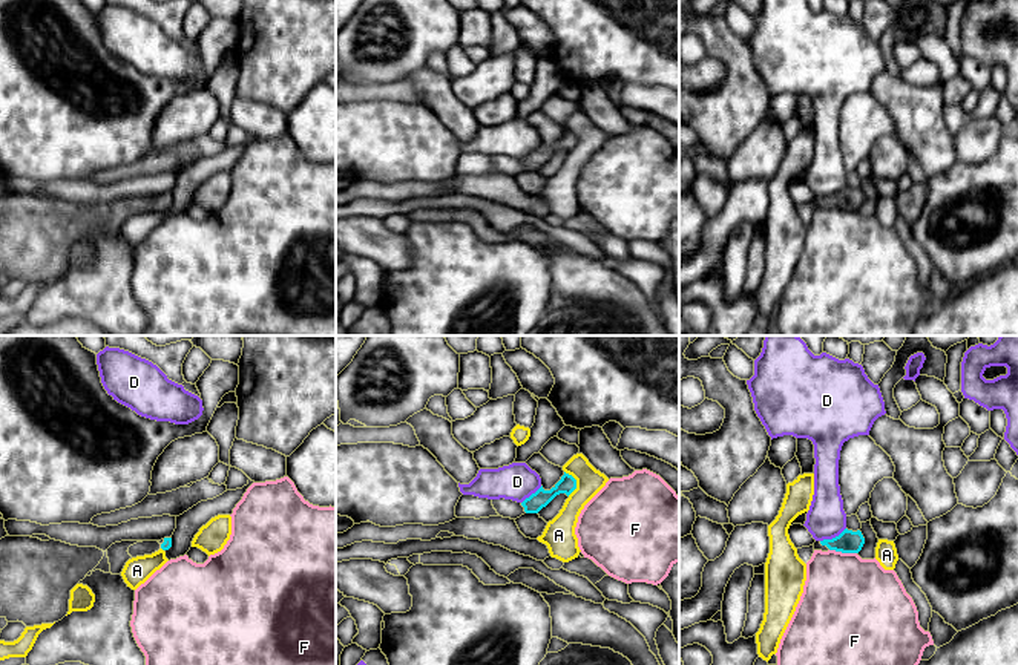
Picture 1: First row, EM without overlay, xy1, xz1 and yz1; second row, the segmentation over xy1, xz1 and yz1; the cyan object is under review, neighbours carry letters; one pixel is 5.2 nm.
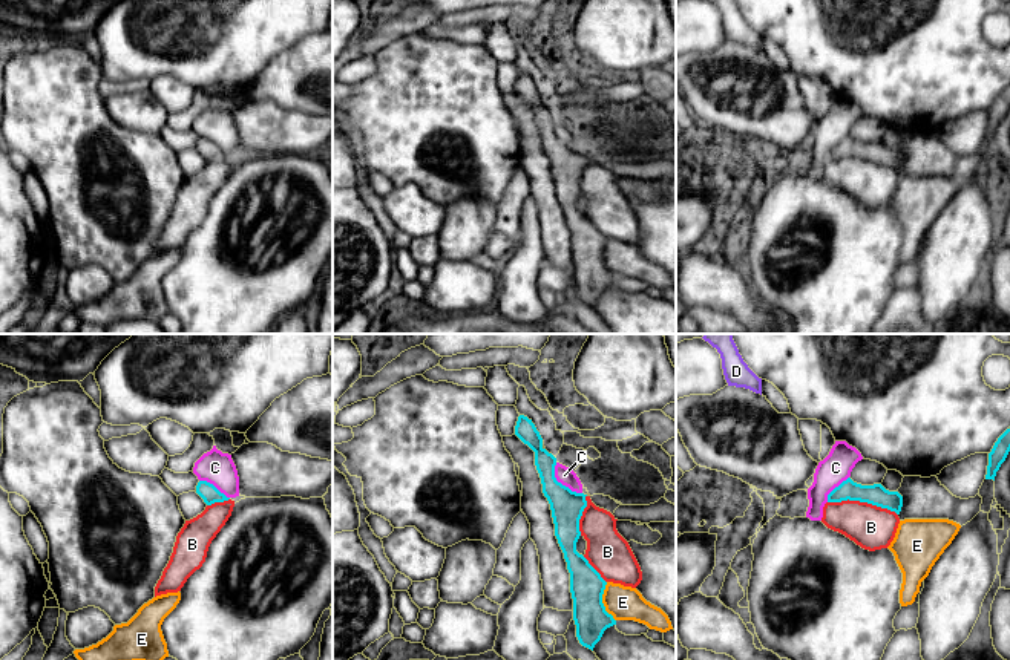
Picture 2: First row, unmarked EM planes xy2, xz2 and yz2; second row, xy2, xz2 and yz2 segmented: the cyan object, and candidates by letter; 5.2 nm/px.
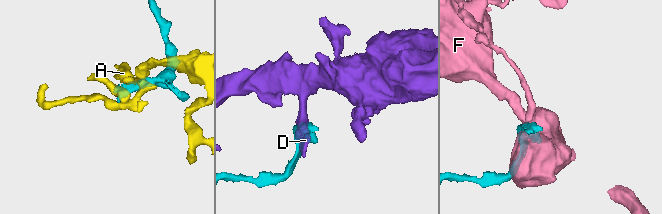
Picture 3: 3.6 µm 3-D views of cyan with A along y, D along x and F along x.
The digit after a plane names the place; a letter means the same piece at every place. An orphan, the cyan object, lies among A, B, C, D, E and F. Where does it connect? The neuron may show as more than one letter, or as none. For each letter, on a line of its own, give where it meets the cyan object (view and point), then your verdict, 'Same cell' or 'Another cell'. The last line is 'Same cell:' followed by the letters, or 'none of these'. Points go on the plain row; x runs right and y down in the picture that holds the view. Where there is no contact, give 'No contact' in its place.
A: Touches cyan at xz1 (575, 140). Another cell
B: Touches cyan at yz2 (863, 158). Another cell
C: Touches cyan at xz2 (560, 140). Another cell
D: Touches cyan at yz1 (833, 195). Another cell
E: Touches cyan at xz2 (601, 259). Another cell
F: Touches cyan at yz1 (843, 209). Another cell
Same cell: none of these

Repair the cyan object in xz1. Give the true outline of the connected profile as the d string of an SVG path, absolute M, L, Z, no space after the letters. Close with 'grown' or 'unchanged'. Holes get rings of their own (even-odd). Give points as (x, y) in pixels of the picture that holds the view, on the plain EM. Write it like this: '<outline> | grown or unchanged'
M566 130L561 136L550 146L544 147L543 142L526 155L521 162L526 170L538 170L543 164L546 164L557 152L566 150L567 153L576 146L576 136Z | unchanged

